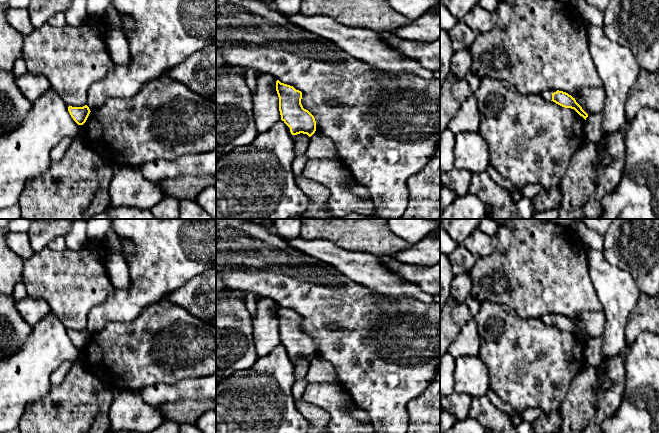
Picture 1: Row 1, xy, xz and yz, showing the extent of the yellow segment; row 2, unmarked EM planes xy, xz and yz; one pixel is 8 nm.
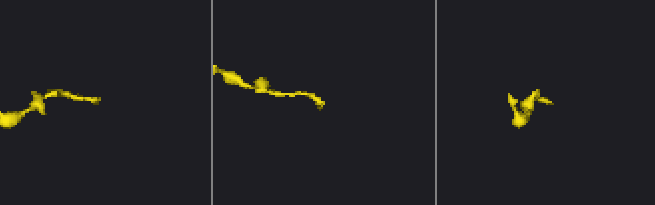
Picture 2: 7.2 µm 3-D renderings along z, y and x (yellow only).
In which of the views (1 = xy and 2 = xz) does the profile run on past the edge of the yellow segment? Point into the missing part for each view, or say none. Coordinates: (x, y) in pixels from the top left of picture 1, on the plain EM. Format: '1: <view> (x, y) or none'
1: none
2: none

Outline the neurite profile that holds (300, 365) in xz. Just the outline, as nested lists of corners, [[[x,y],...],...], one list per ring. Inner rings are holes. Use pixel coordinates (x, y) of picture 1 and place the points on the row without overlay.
[[[307,358],[292,359],[294,378],[299,380],[306,377],[310,361]]]

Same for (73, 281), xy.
[[[89,241],[81,249],[65,248],[52,250],[49,246],[34,253],[24,262],[23,283],[27,296],[45,300],[53,313],[68,330],[83,331],[87,327],[87,316],[96,306],[105,302],[115,288],[107,270],[103,242]]]

